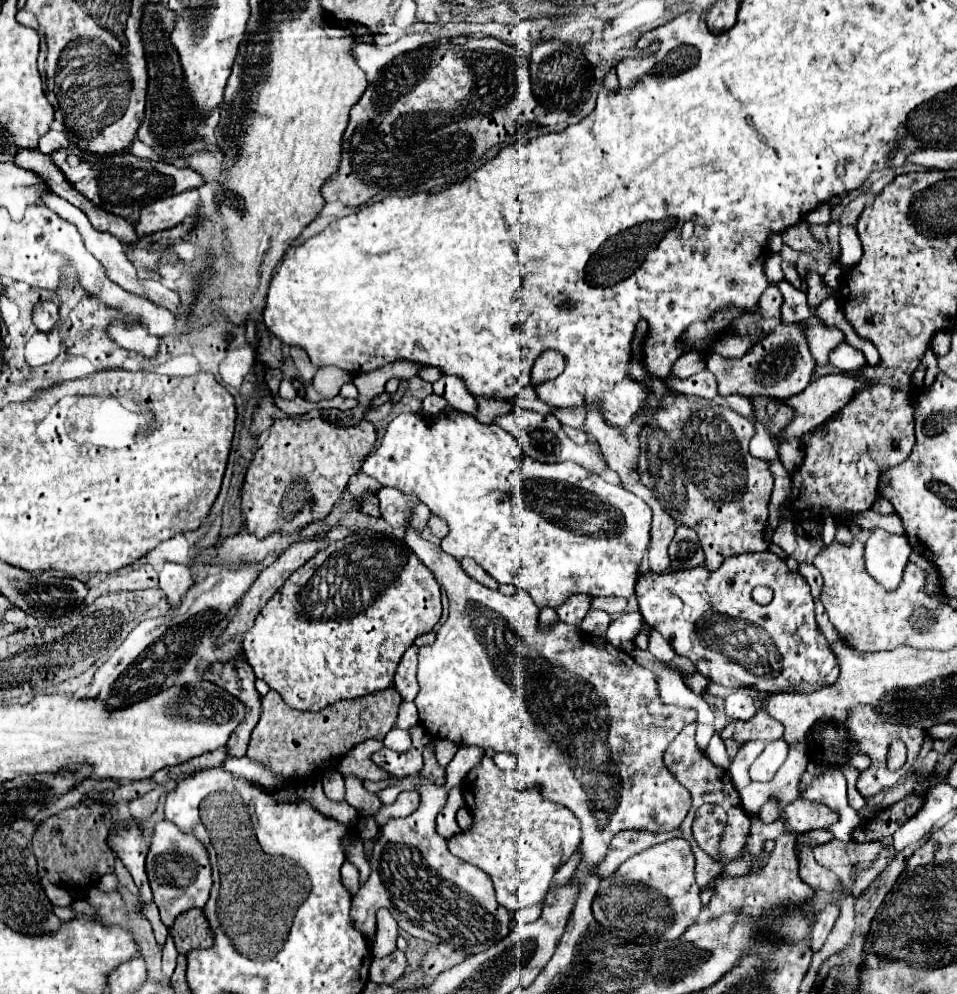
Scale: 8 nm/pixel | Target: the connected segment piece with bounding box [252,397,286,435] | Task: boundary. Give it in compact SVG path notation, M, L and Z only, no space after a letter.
M264 397L264 399L262 399L262 403L260 403L260 407L258 407L258 411L254 413L252 431L254 431L256 435L260 435L266 427L270 427L270 425L272 425L272 421L282 419L282 417L286 417L286 413L282 413L282 411L272 403L272 399Z

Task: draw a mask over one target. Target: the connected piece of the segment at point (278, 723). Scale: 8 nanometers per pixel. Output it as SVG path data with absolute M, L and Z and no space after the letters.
M392 687L360 699L338 701L322 711L310 713L288 707L276 691L270 691L262 697L262 717L252 731L246 757L262 763L282 779L306 783L310 777L318 777L326 771L322 765L332 765L336 757L346 755L366 739L382 741L396 723L400 703L402 699Z

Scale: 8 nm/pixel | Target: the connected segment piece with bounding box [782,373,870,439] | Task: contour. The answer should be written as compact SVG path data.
M836 373L836 375L824 375L820 379L814 379L800 395L794 395L792 399L788 399L786 403L790 407L796 409L796 415L794 415L794 421L788 423L788 427L784 429L782 437L784 439L790 439L790 437L802 437L804 433L820 427L828 417L836 415L836 411L840 411L840 407L844 407L844 403L848 403L848 399L852 399L852 395L856 391L862 391L864 387L870 387L868 381L864 379L856 379L852 375L846 375L846 373Z

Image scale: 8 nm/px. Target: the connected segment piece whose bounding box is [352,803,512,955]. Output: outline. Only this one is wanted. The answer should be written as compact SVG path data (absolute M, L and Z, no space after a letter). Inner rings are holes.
M420 803L412 815L386 819L378 825L378 839L370 855L370 877L352 899L352 919L370 943L380 907L390 909L400 929L406 929L412 937L446 943L466 955L486 951L508 935L512 915L496 901L488 875L452 855L448 841L436 831L436 815L442 807L444 803Z

